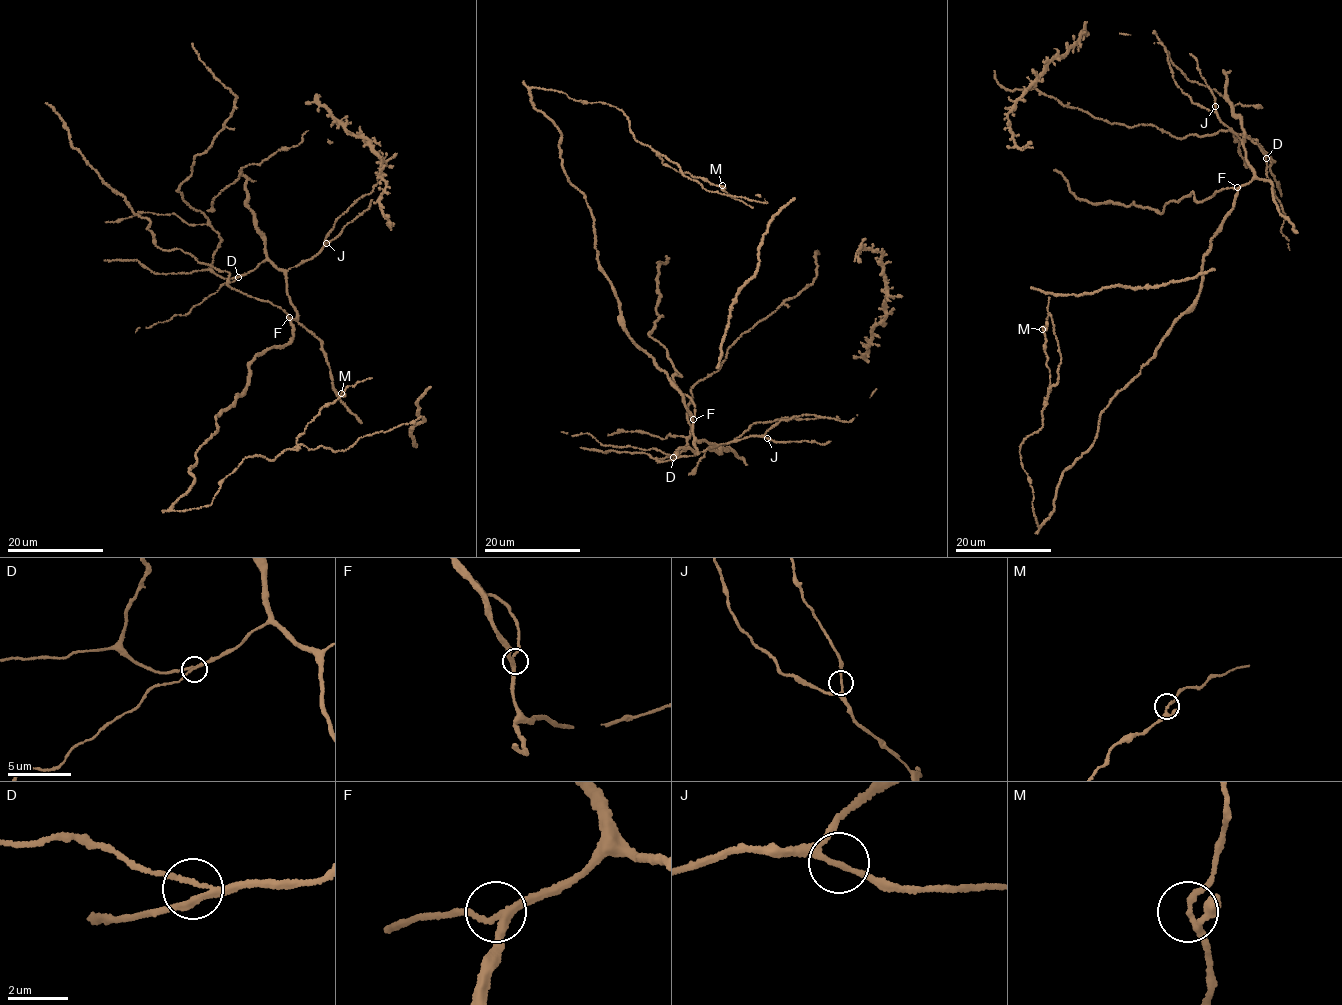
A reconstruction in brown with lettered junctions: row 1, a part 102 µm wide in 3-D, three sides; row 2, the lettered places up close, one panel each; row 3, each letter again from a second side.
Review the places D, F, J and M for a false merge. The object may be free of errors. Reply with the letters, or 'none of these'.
none of these

